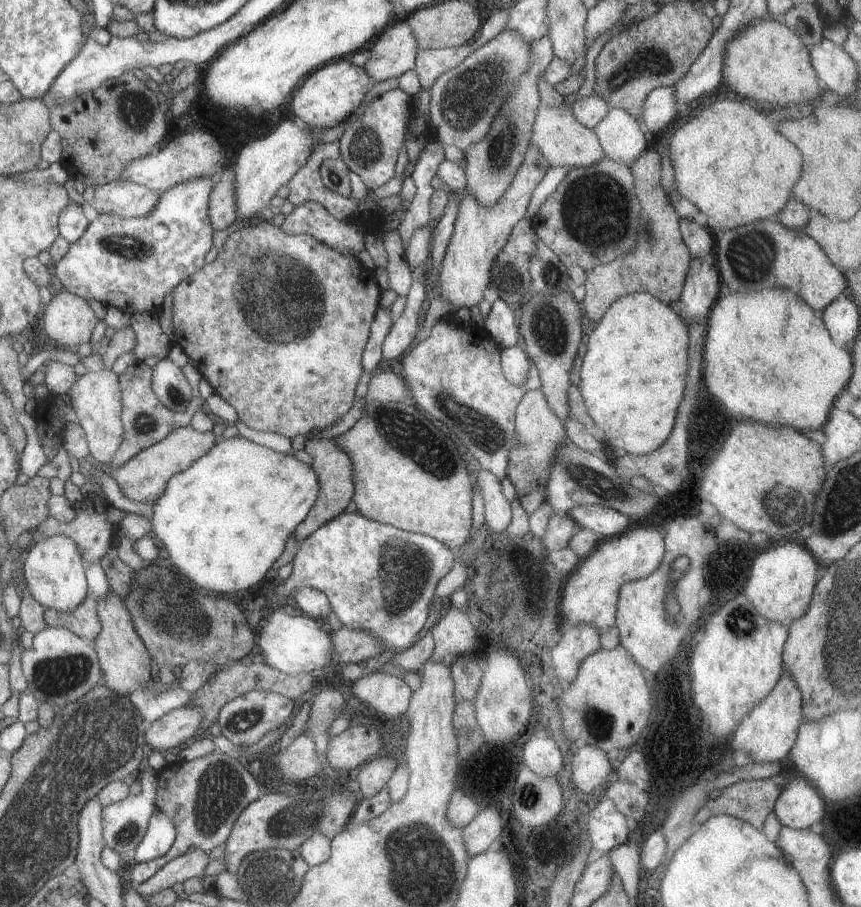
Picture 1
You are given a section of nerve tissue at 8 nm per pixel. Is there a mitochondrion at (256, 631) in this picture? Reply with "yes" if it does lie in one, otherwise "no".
no

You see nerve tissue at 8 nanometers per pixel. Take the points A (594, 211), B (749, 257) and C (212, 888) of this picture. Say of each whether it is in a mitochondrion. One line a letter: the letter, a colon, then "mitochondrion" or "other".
A: mitochondrion
B: mitochondrion
C: other

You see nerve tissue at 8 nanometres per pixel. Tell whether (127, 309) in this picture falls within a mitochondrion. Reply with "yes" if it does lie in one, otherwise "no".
no

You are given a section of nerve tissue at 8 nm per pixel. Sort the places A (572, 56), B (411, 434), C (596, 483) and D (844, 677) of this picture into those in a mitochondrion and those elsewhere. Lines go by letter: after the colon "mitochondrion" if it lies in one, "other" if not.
A: other
B: mitochondrion
C: mitochondrion
D: mitochondrion

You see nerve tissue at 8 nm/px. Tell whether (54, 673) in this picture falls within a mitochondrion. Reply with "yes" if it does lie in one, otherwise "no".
yes

